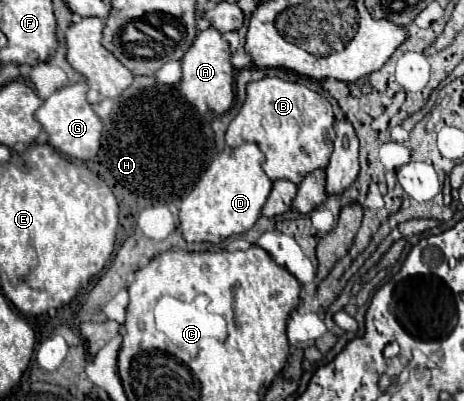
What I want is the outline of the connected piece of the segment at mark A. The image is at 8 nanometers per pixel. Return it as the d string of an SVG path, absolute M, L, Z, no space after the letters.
M207 28L197 34L189 50L185 52L181 60L181 82L179 82L179 92L181 96L195 106L199 112L211 110L213 114L221 116L223 112L229 110L233 104L233 76L235 68L229 62L229 44L221 38L221 34L215 28Z

